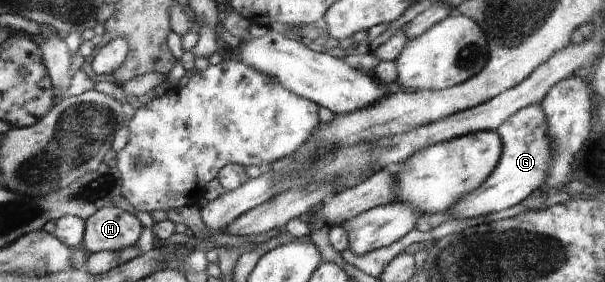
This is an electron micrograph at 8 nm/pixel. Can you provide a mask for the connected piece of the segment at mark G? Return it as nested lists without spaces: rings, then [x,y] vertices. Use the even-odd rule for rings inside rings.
[[[540,104],[522,108],[496,130],[502,138],[502,155],[495,170],[485,179],[485,182],[445,213],[452,213],[457,218],[473,218],[499,212],[523,202],[535,190],[545,188],[553,159],[556,155],[554,142],[546,125],[546,118]]]

